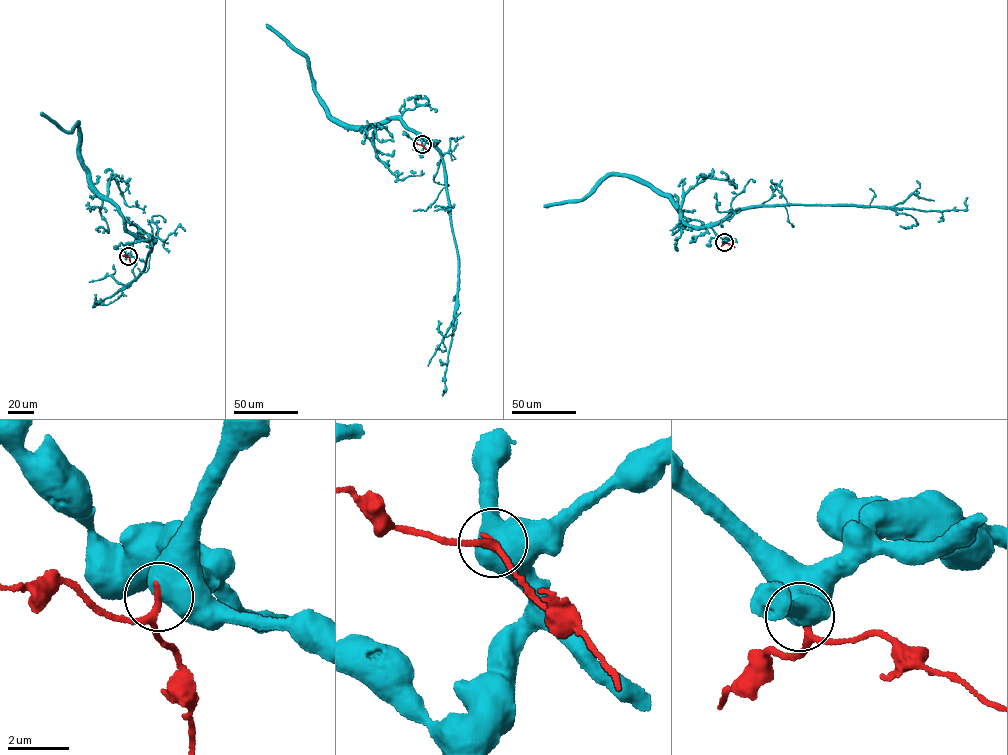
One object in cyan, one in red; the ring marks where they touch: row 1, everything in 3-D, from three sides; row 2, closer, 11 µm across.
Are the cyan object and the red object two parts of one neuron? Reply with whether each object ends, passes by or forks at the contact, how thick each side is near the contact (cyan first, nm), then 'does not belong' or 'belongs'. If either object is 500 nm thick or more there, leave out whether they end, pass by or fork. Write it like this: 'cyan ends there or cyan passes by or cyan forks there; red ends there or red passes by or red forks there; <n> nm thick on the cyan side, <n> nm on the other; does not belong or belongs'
700 nm thick on the cyan side, 200 nm on the other; does not belong

